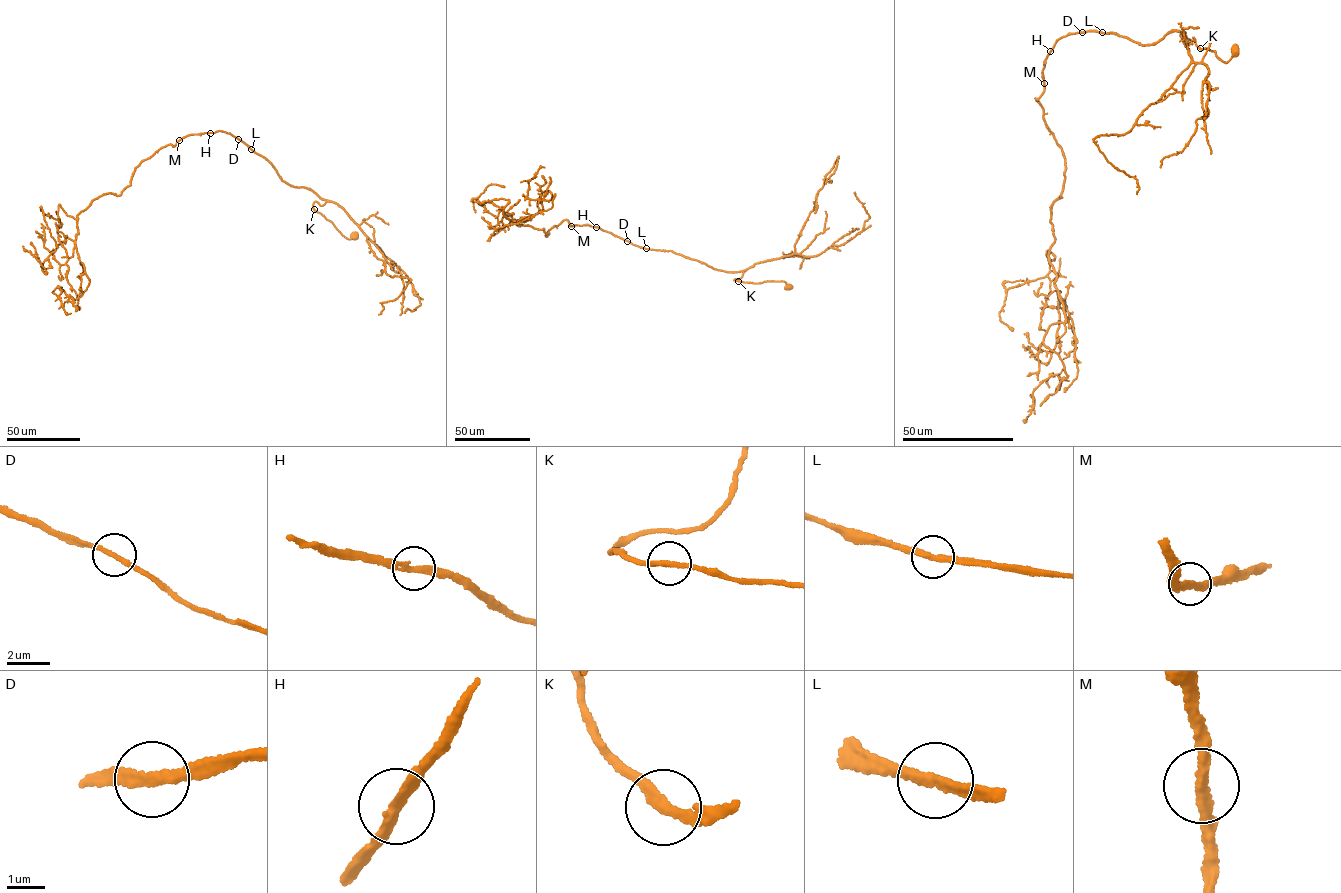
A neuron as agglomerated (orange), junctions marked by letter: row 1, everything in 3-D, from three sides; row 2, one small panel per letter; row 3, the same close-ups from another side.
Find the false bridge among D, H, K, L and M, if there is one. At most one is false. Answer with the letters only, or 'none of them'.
none of them

